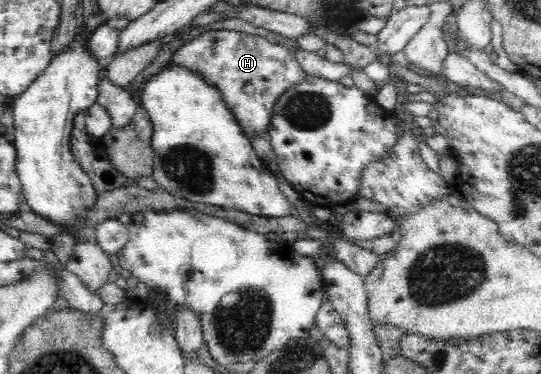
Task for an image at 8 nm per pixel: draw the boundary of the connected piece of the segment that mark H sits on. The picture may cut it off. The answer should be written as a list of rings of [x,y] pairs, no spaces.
[[[227,29],[207,30],[183,43],[167,64],[183,64],[193,68],[215,84],[223,92],[227,106],[237,116],[243,132],[249,137],[267,135],[266,129],[275,100],[306,75],[285,46],[261,36]]]

